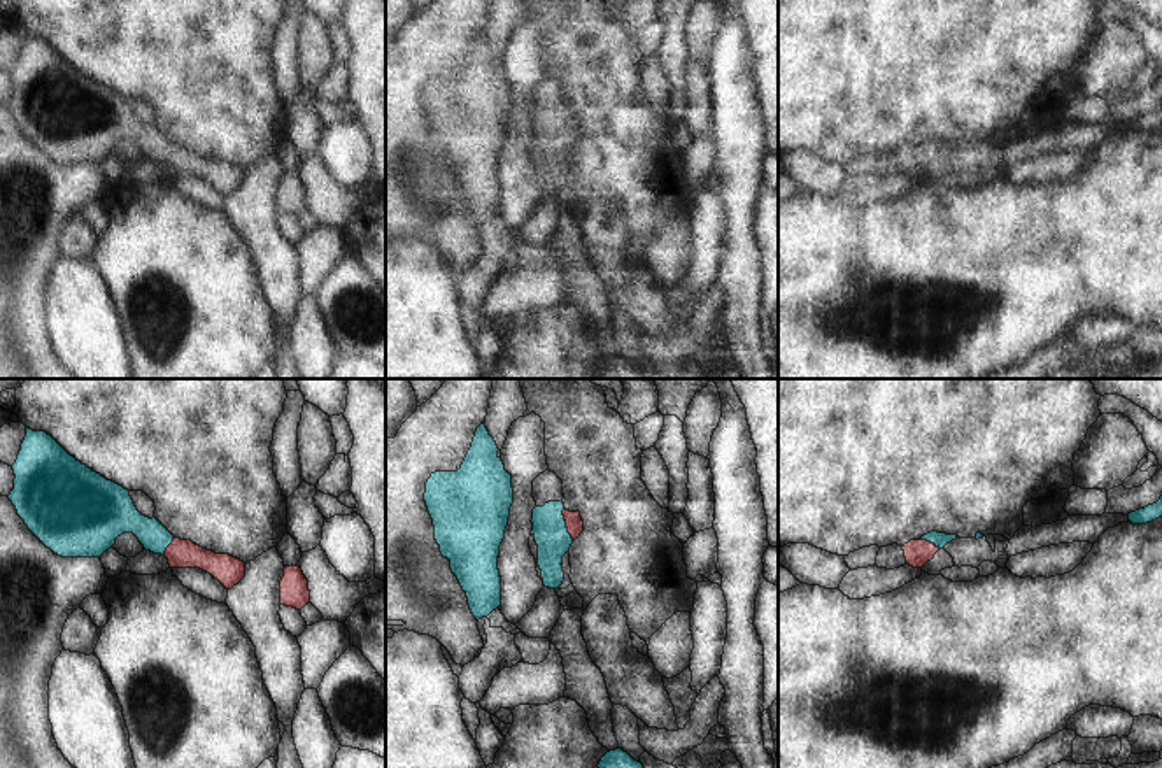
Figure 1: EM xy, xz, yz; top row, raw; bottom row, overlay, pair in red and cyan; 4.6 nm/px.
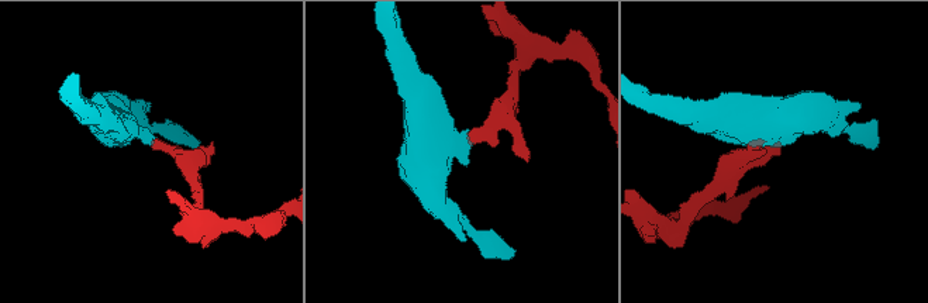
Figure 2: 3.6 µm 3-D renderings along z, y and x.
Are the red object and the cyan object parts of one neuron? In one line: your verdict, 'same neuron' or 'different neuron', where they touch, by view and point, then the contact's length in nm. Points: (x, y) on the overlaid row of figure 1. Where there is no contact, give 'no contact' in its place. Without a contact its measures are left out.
same neuron; meets red in xz at (566, 525); contact 150 nm long

